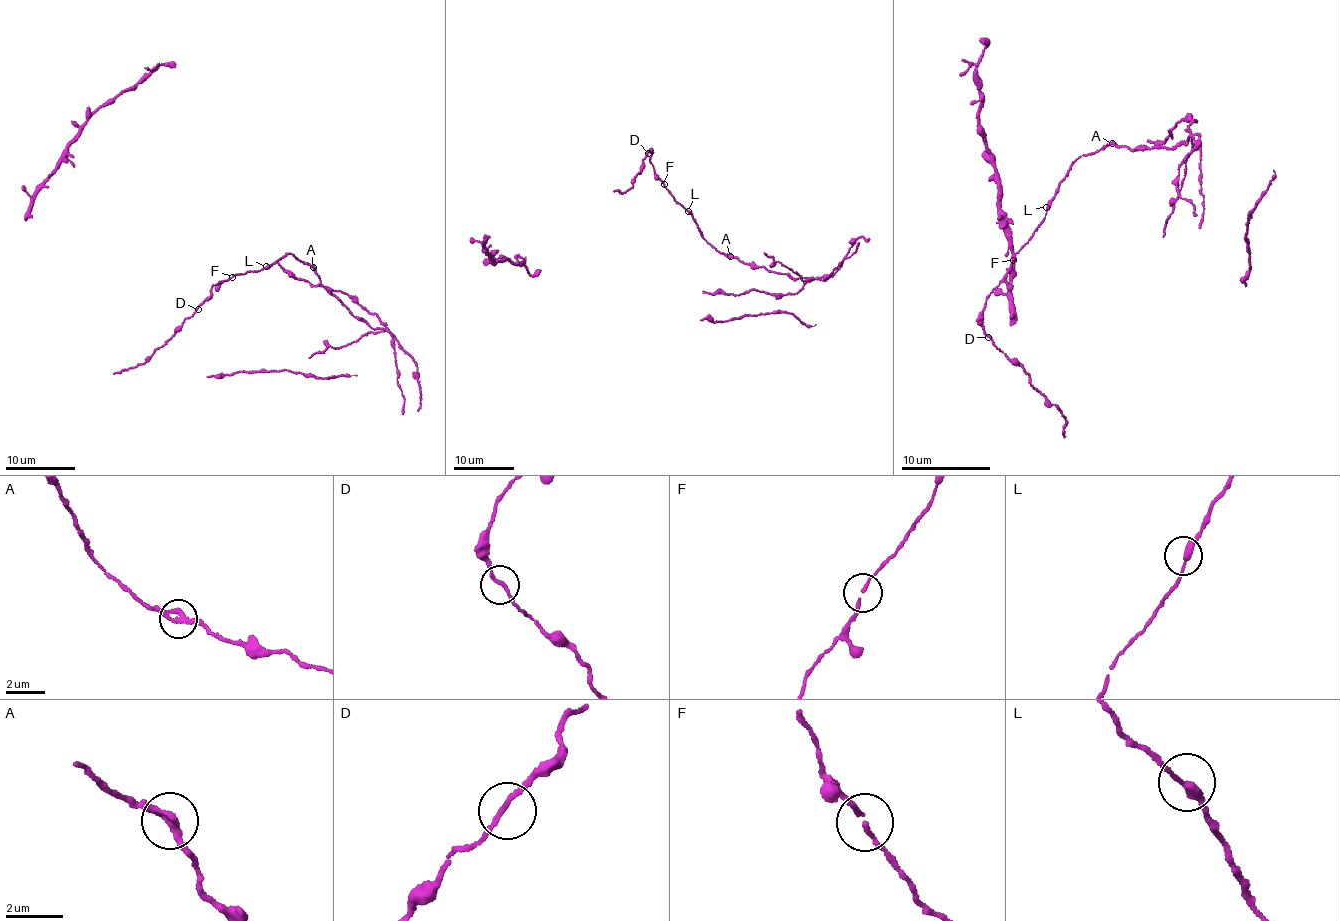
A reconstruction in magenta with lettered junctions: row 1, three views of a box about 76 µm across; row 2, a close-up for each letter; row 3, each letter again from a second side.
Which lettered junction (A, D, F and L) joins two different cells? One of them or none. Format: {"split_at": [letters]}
{"split_at": ["A"]}

